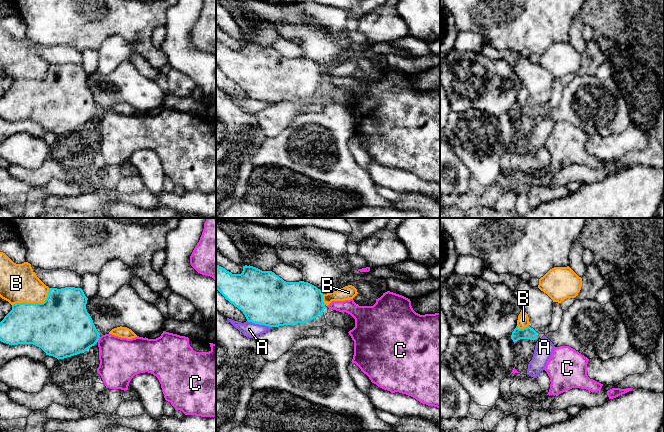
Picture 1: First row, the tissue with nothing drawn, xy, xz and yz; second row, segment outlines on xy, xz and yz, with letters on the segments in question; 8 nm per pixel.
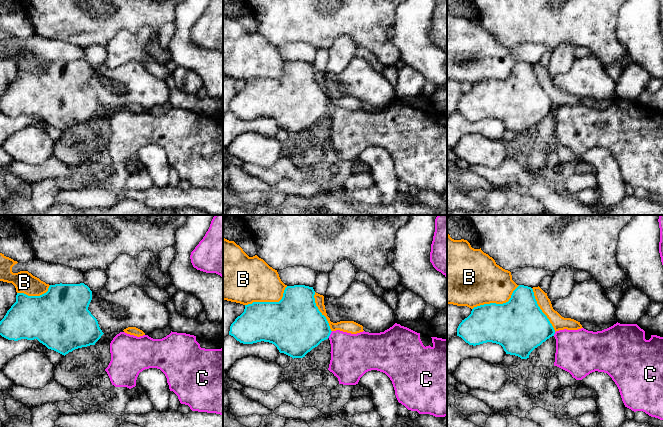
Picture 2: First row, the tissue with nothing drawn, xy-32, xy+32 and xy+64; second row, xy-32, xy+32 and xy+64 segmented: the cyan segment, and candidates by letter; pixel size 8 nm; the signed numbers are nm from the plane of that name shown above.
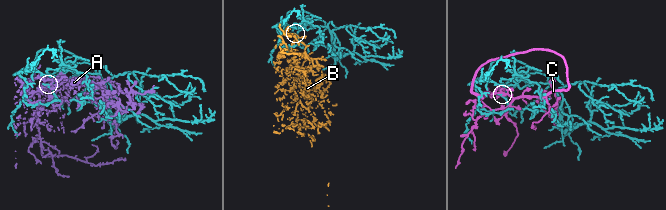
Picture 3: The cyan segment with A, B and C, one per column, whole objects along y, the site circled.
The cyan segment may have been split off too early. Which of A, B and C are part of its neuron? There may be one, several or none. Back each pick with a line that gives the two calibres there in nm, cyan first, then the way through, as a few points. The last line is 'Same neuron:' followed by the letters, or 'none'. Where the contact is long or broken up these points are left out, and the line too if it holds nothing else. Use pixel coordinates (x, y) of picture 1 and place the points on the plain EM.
Same neuron: none

